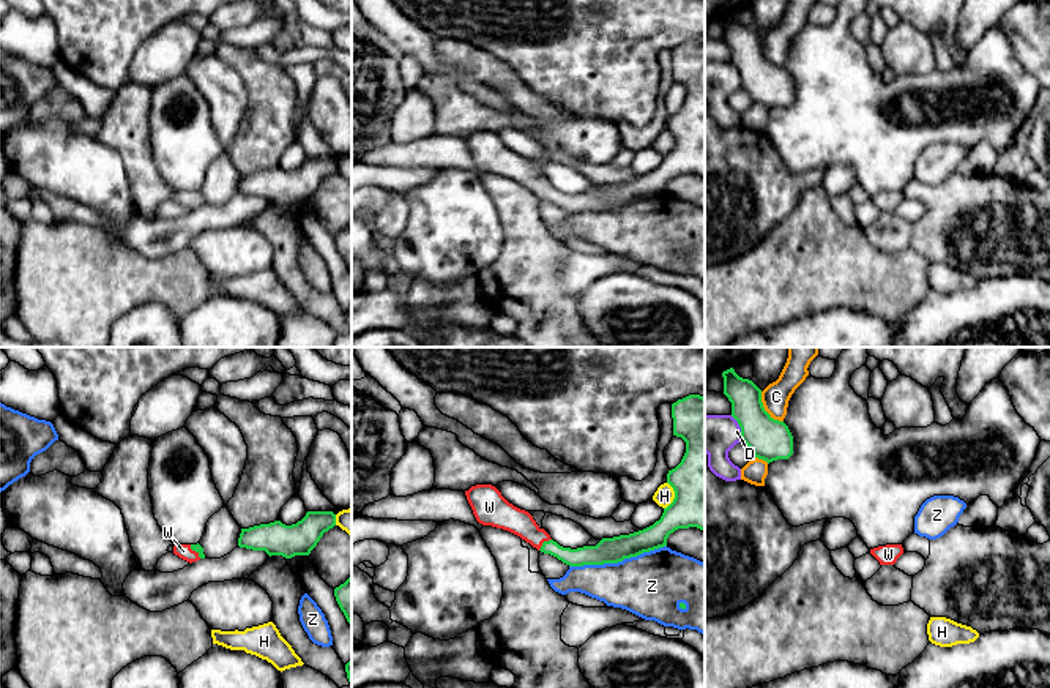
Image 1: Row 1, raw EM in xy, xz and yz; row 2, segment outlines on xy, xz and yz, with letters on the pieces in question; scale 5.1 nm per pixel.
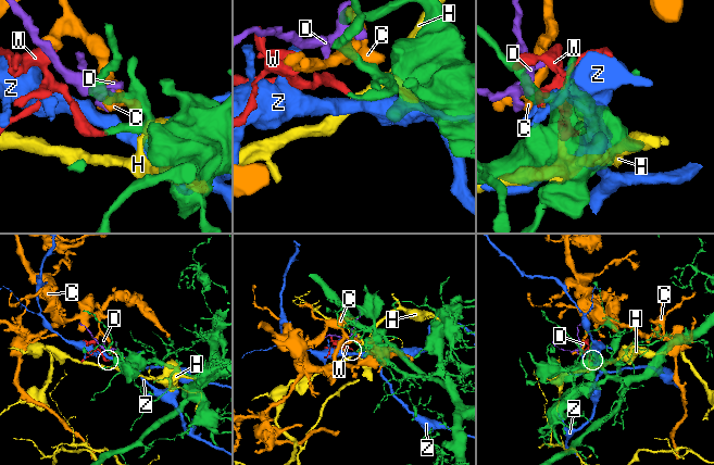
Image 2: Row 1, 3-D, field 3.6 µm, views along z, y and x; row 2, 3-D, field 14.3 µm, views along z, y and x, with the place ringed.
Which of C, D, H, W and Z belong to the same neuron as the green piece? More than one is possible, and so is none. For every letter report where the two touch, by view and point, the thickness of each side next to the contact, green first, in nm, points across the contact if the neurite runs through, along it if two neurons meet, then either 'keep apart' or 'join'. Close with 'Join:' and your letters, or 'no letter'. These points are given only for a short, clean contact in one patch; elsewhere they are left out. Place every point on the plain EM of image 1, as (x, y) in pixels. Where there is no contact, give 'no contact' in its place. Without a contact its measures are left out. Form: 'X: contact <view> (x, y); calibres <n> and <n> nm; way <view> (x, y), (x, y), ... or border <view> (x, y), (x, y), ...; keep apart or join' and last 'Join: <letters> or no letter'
C: contact yz (763, 56); calibres 220 and 140 nm; keep apart
D: contact yz (740, 73); calibres 220 and 200 nm; border yz (730, 62), (740, 74), (741, 86); keep apart
H: contact xz (675, 142); calibres 320 and 100 nm; keep apart
W: contact xz (543, 190); calibres 100 and 140 nm; way xz (588, 201), (562, 201), (543, 190), (521, 169), (503, 161); join
Z: contact xz (617, 209); calibres 130 and 340 nm; keep apart
Join: W

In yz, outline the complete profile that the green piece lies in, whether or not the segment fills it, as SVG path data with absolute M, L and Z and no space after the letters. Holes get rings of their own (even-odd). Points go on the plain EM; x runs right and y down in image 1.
M733 14L722 19L724 41L732 49L732 63L741 74L741 87L755 104L768 110L793 101L793 82L784 68L774 66L763 54L761 36Z

